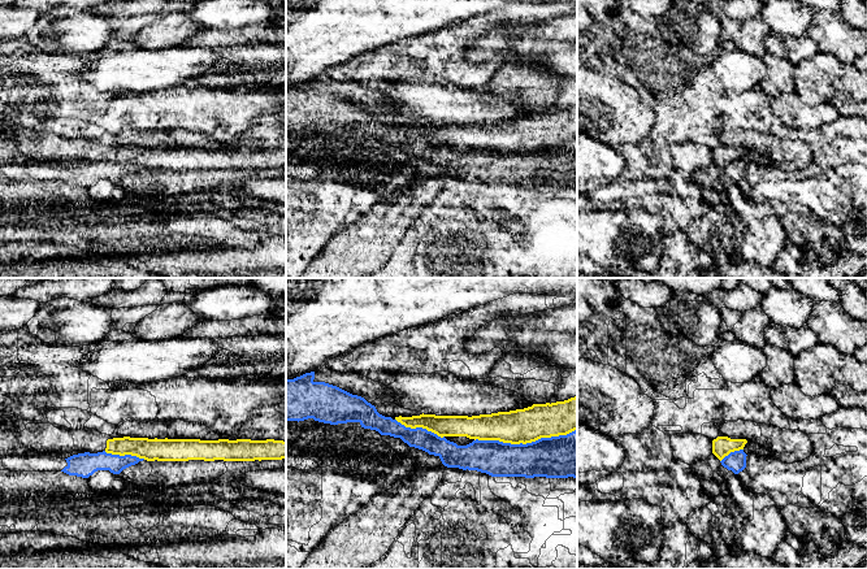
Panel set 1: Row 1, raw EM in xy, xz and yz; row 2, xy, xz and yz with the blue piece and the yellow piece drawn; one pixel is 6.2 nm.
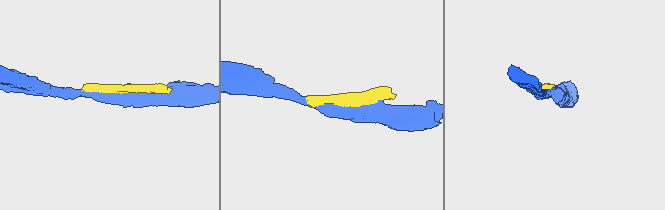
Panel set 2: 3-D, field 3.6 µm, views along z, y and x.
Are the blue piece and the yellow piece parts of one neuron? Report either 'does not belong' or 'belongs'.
does not belong

